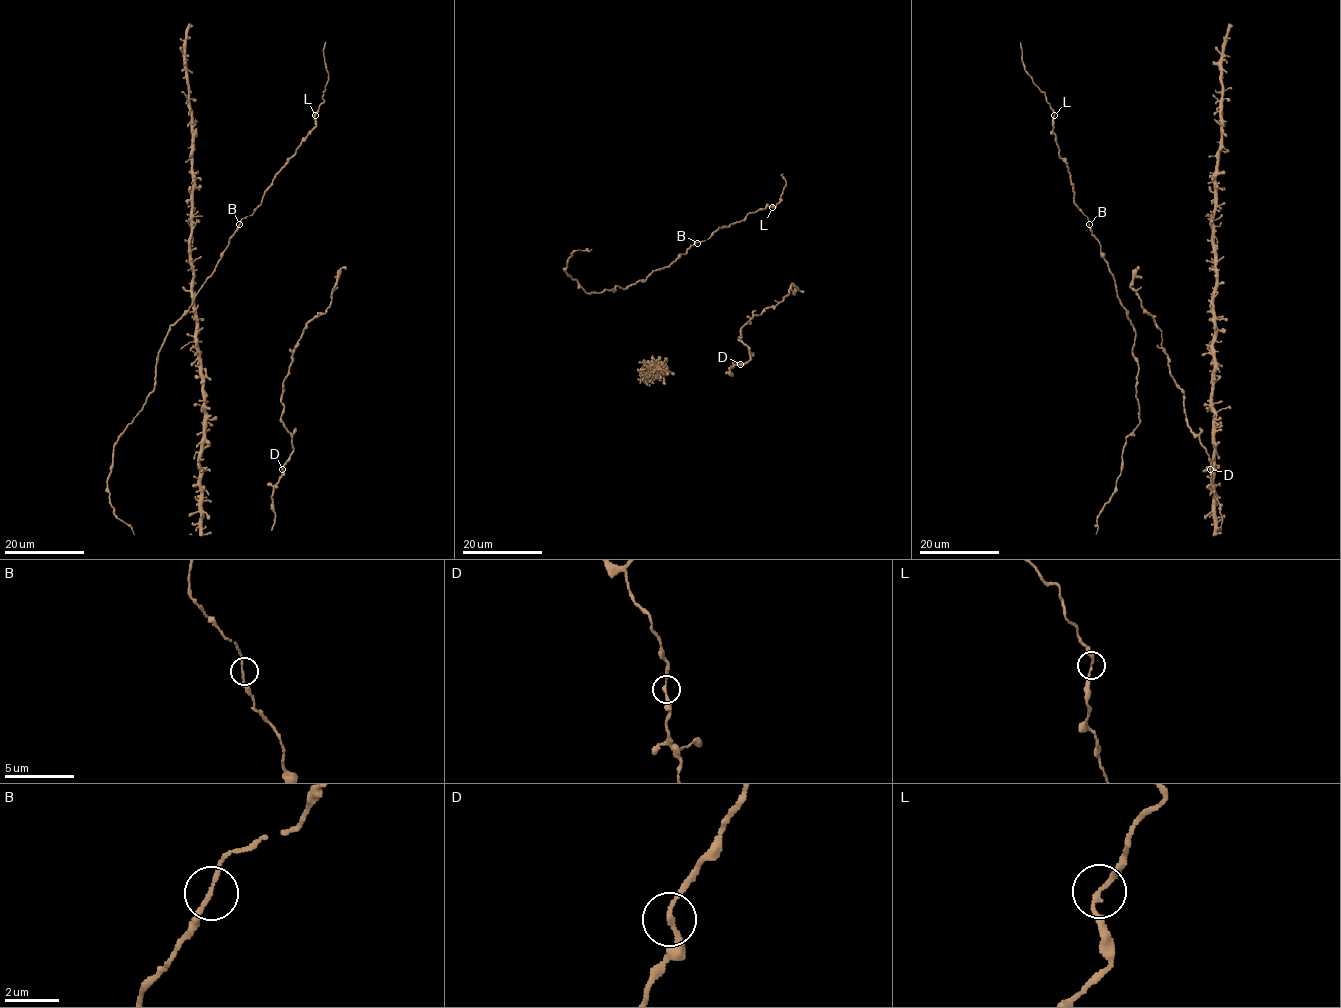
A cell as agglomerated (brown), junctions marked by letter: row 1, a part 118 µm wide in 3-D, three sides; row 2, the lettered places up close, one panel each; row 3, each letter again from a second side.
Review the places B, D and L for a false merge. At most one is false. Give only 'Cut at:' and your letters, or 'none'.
Cut at: none

